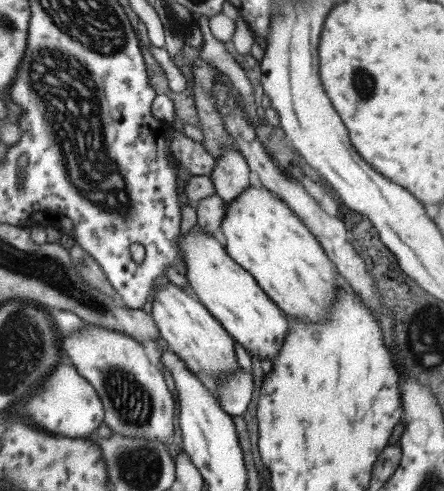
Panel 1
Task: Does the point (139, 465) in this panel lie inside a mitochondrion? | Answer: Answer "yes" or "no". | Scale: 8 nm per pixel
yes

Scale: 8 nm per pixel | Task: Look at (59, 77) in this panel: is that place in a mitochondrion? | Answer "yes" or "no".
yes

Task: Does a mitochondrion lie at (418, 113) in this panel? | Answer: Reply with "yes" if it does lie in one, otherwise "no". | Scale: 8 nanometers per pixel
no

